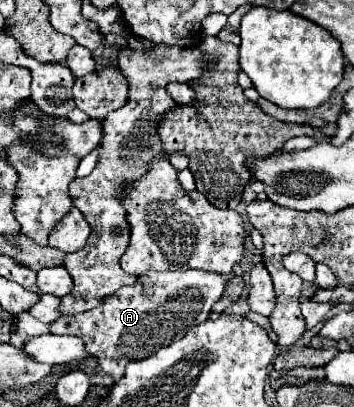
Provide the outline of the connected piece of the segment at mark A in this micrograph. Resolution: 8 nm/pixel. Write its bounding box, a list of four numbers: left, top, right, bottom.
[52,270,228,380]

